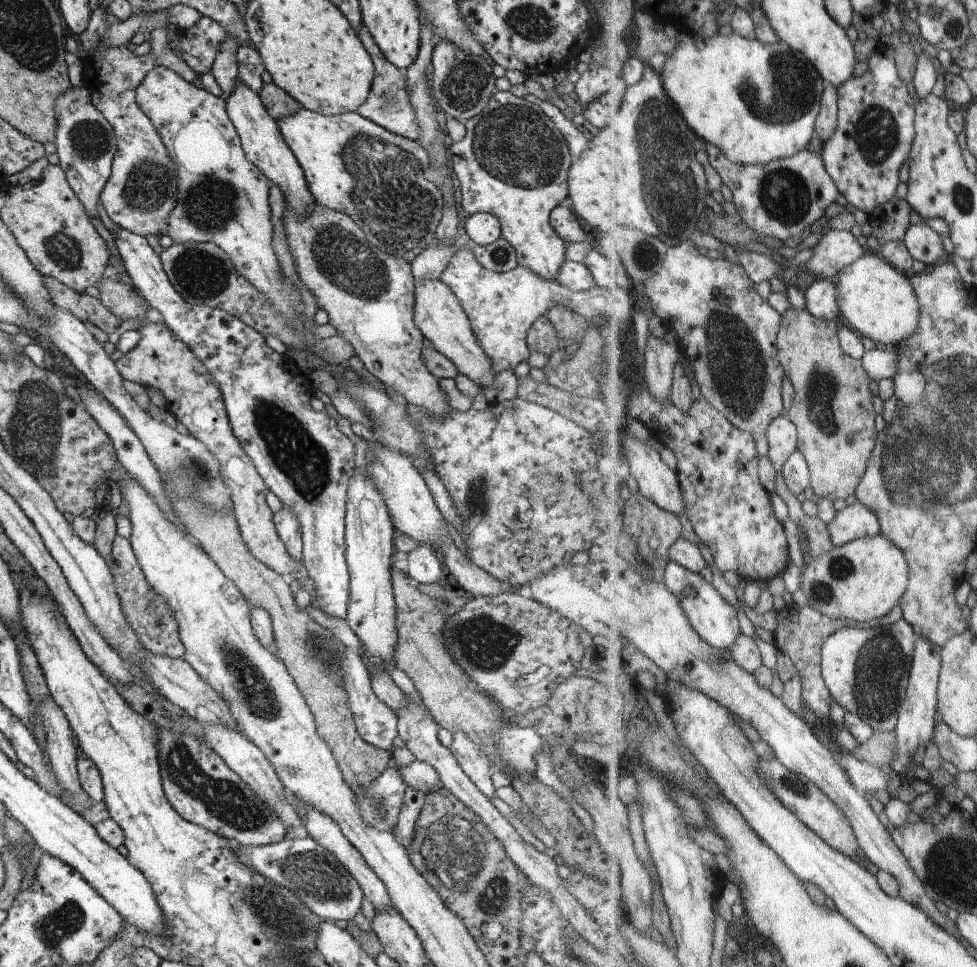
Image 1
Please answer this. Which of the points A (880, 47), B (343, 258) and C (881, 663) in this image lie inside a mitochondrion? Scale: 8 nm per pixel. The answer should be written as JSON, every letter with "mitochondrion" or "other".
{"A":"other","B":"mitochondrion","C":"mitochondrion"}

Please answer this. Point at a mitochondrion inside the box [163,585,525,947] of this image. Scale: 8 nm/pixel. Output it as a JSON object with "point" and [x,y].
{"point":[452,848]}

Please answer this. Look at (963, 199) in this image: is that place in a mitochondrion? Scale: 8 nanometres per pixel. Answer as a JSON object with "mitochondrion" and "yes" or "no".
{"mitochondrion":"yes"}

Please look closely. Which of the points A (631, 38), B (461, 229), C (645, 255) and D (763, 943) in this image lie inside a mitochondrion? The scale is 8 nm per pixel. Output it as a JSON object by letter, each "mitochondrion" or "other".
{"A":"other","B":"other","C":"mitochondrion","D":"other"}

